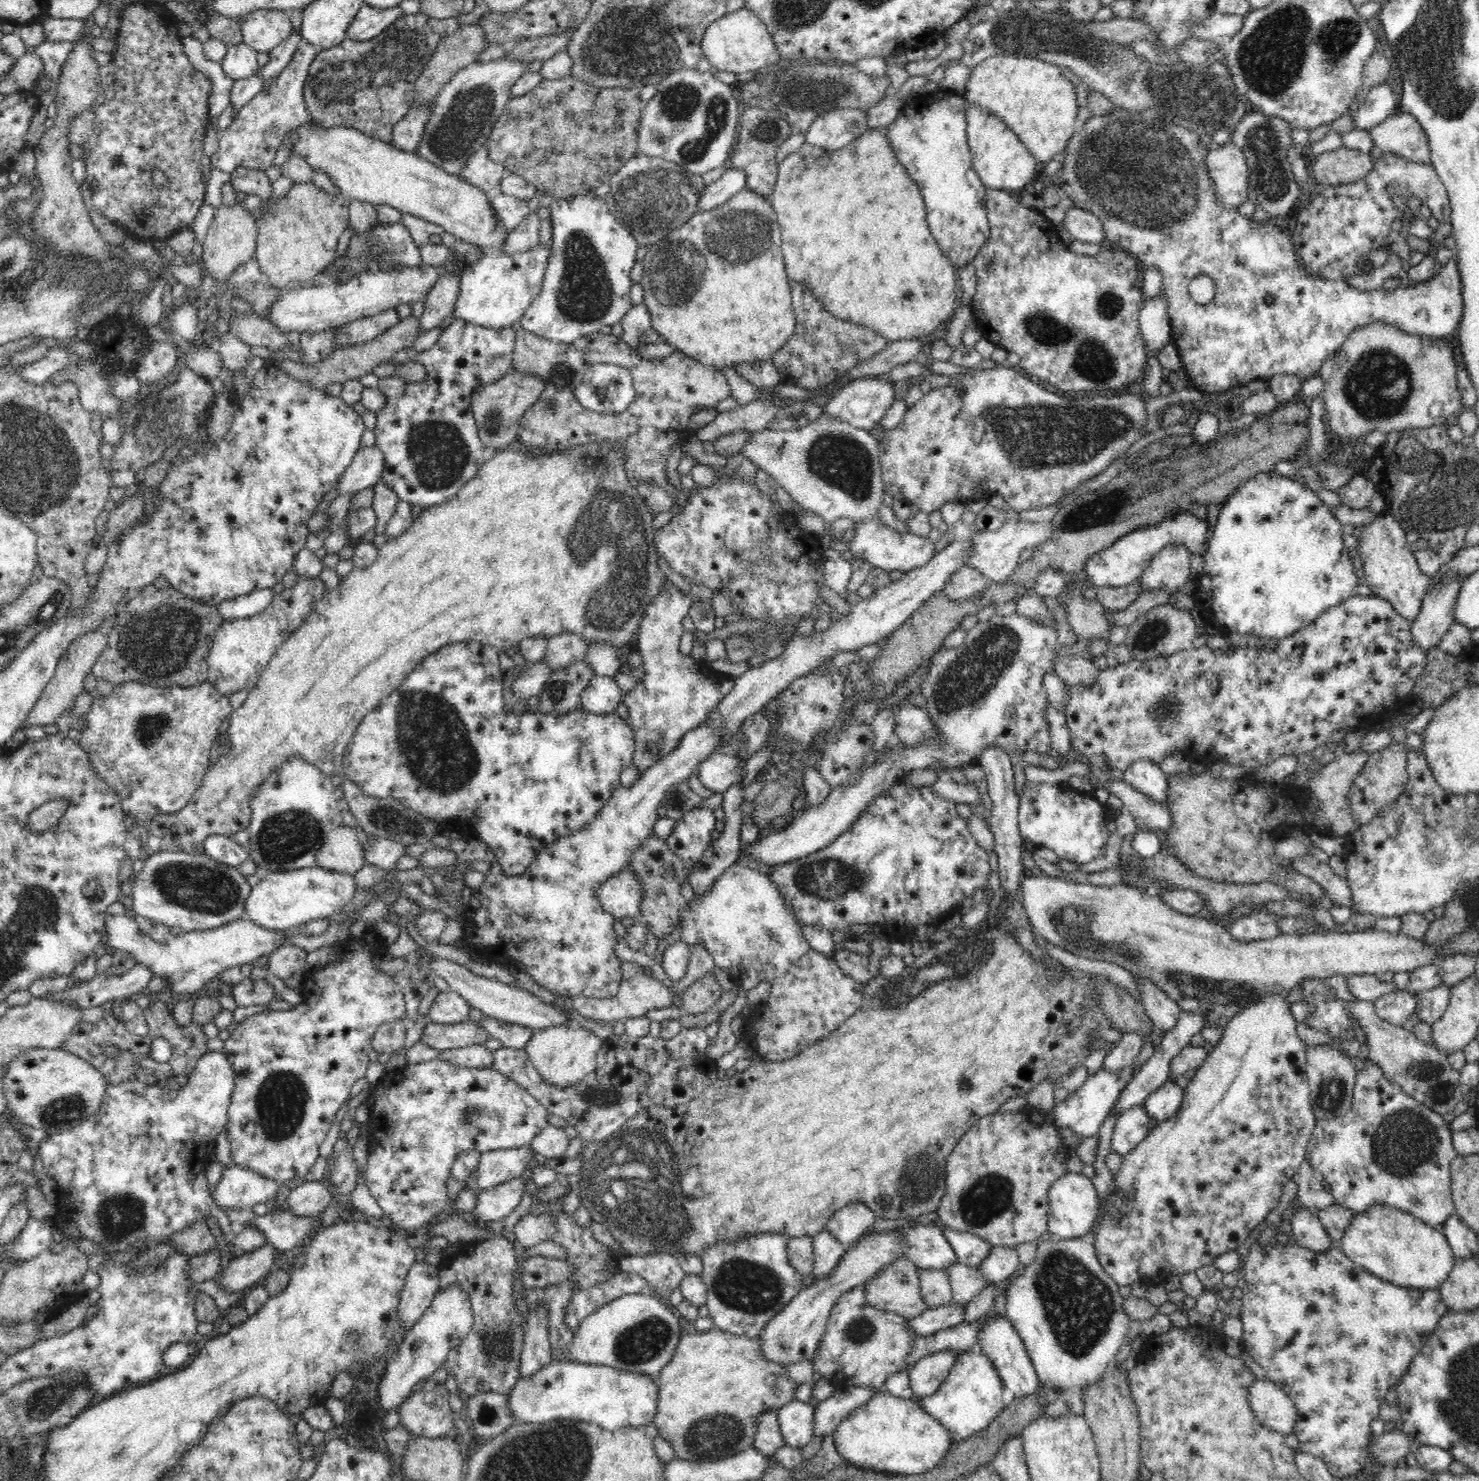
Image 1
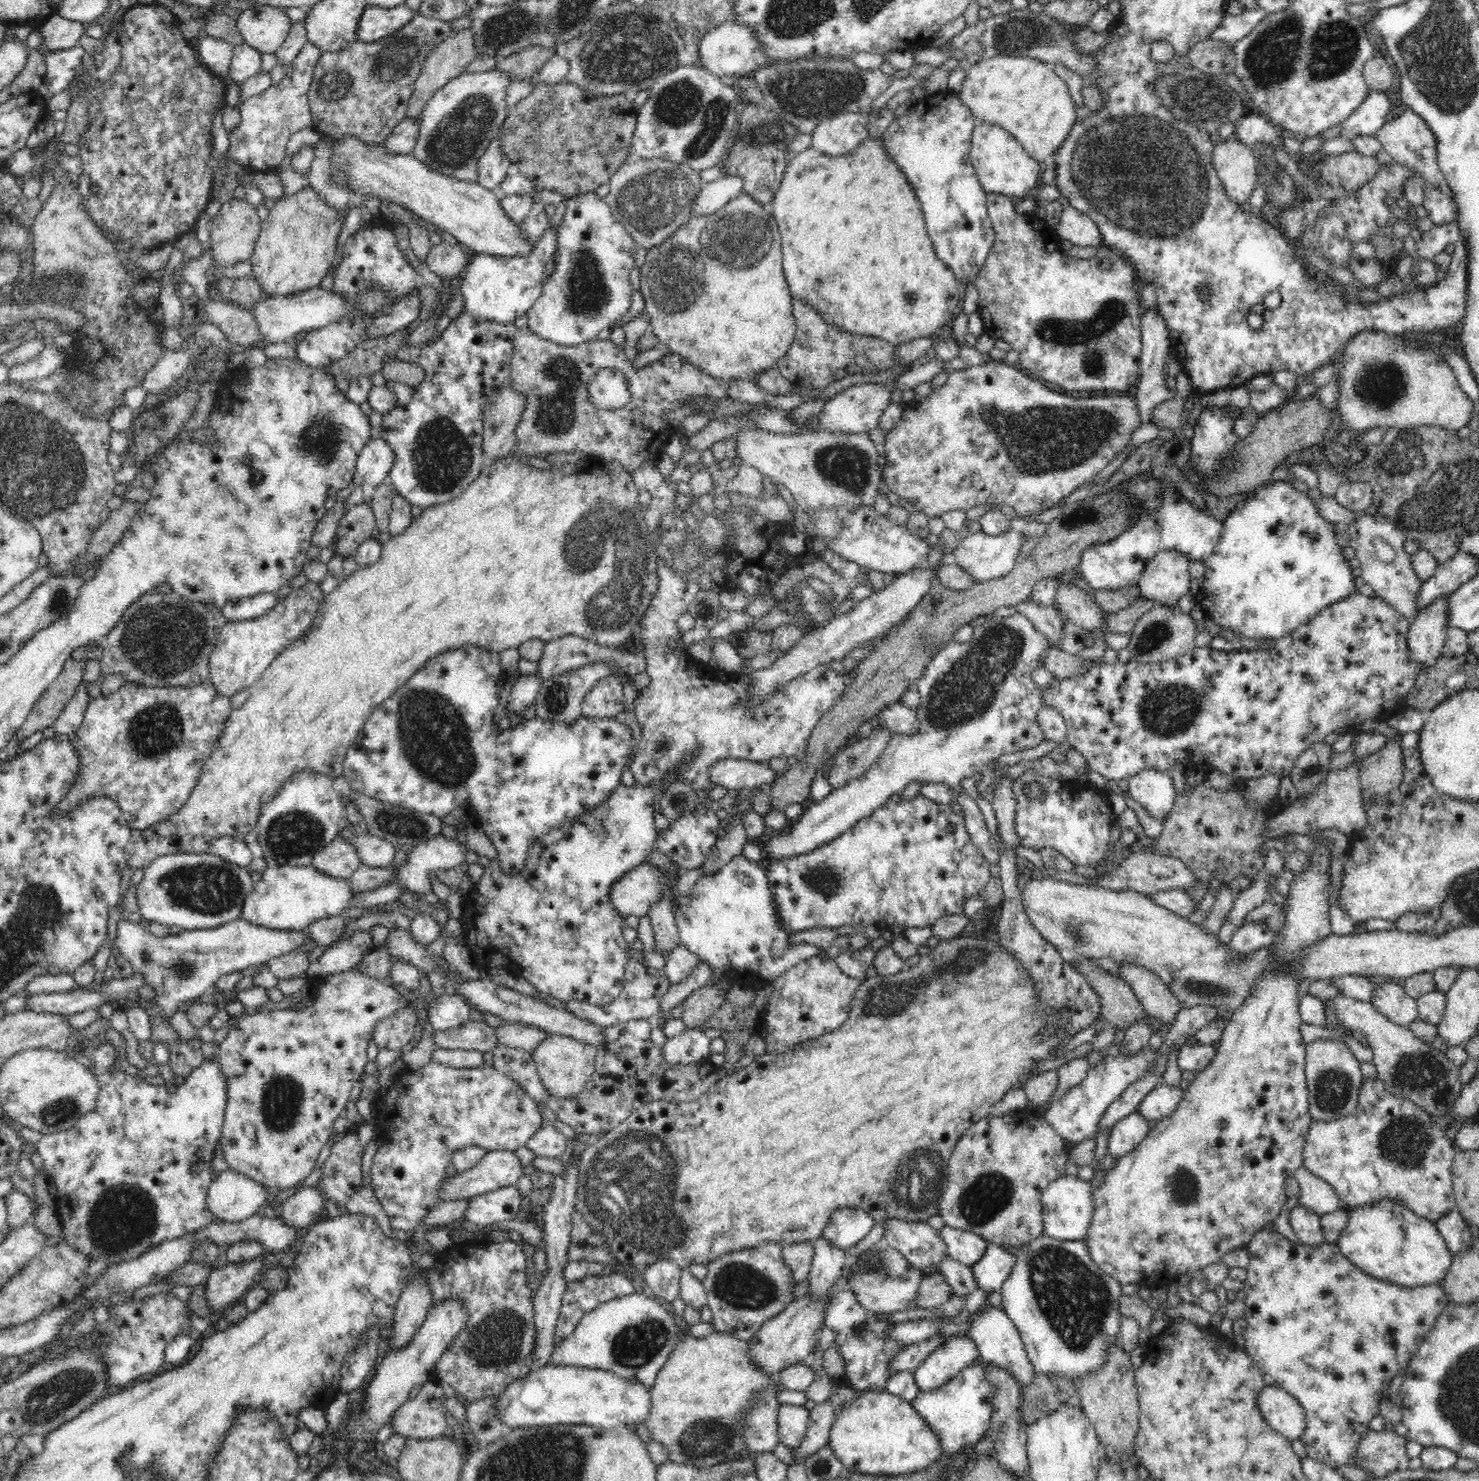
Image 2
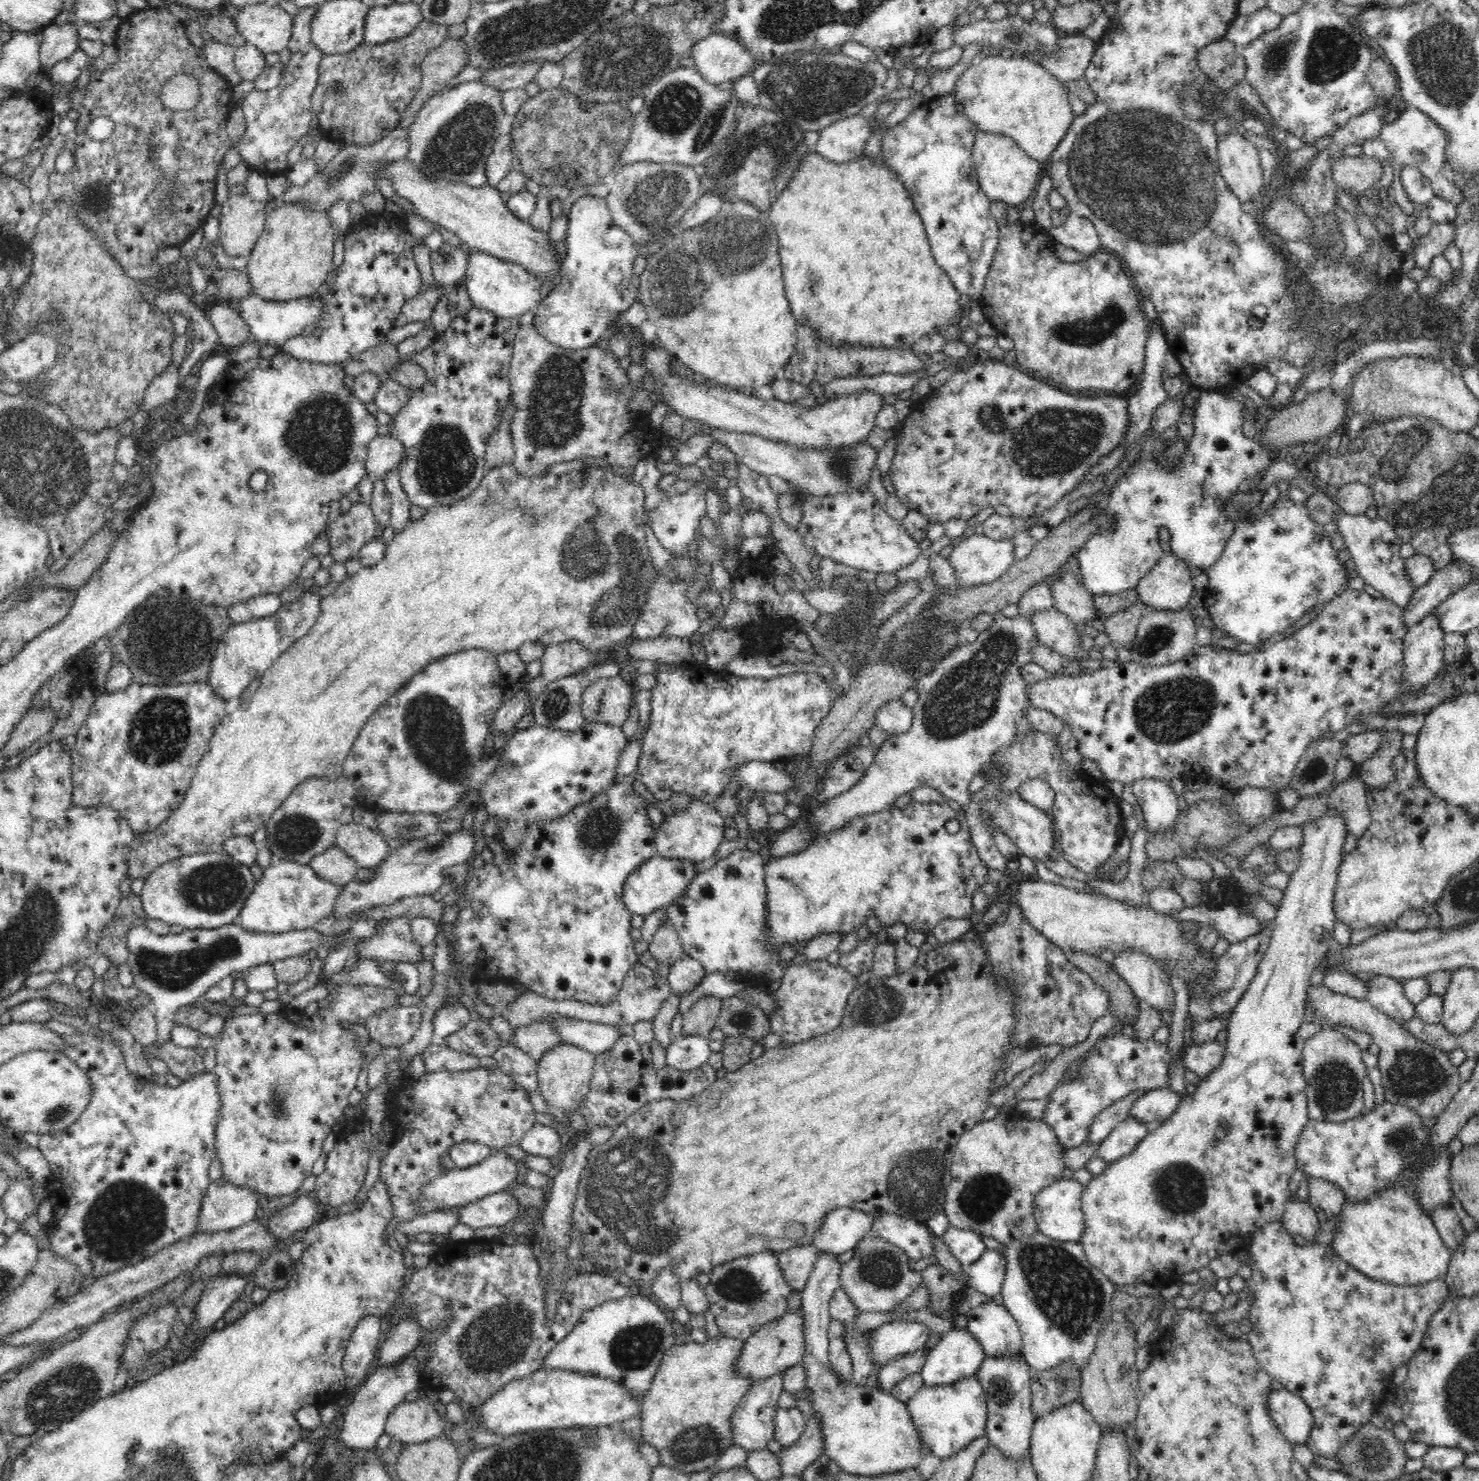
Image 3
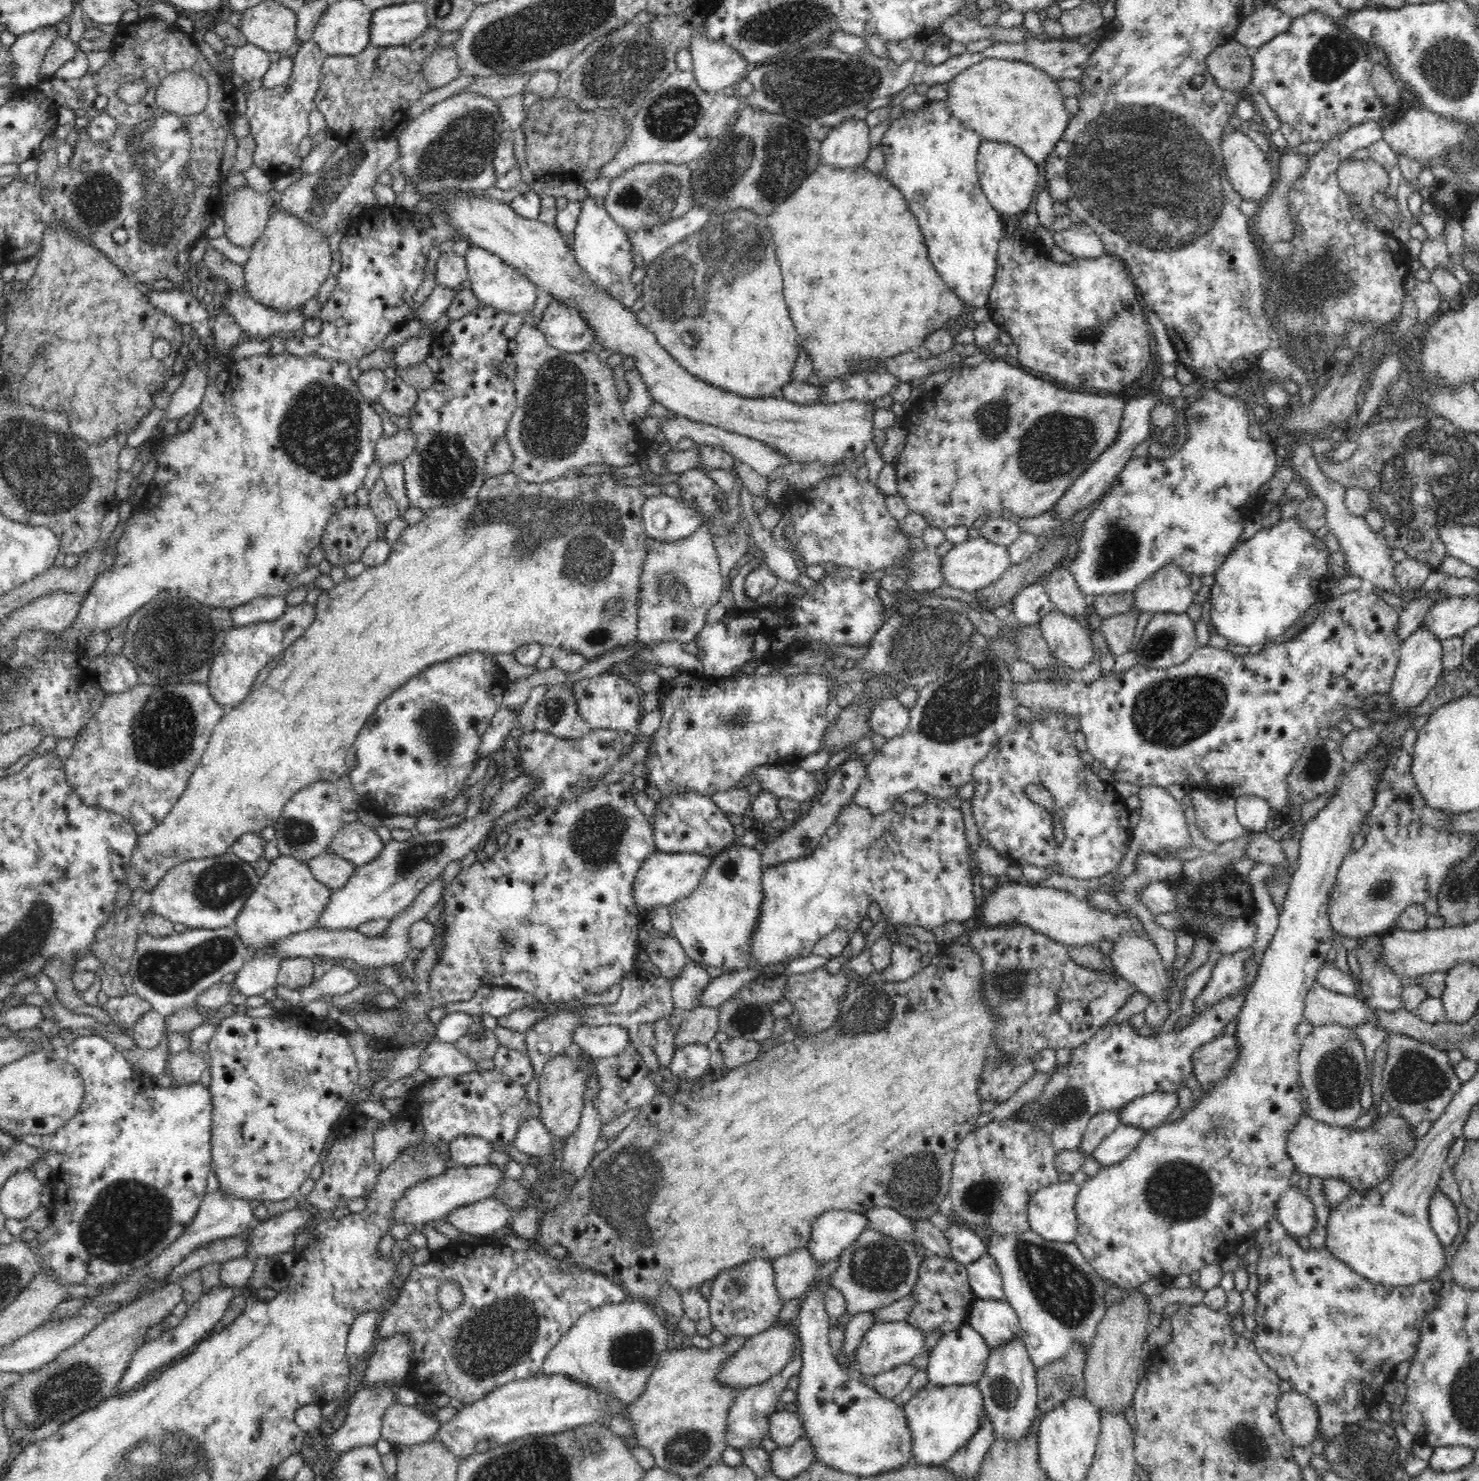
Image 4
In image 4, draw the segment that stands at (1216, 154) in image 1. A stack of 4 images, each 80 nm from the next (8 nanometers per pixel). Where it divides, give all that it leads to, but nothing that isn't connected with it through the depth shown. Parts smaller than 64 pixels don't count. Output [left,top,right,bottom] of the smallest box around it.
[1221,129,1276,204]

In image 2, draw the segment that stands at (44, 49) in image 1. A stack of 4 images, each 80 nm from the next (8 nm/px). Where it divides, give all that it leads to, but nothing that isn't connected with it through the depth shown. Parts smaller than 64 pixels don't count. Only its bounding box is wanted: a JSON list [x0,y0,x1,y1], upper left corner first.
[37,44,84,98]

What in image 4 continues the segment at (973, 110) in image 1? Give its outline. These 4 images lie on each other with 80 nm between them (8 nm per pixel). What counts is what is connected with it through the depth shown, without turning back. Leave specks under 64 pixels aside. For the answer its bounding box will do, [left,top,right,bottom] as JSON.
[976,139,1038,218]

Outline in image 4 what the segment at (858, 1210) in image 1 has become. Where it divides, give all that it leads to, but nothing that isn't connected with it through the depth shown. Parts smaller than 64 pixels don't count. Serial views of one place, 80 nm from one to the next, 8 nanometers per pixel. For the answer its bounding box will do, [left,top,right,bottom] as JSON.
[807,1209,867,1264]

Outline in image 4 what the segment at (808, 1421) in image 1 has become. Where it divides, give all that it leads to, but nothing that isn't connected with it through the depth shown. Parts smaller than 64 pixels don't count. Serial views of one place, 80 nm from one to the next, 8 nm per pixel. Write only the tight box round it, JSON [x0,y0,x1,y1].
[768,1411,804,1447]

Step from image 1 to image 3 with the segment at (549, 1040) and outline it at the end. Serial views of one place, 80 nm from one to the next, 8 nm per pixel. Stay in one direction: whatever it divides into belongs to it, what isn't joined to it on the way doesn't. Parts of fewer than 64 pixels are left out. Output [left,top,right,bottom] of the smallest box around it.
[537,1043,595,1128]

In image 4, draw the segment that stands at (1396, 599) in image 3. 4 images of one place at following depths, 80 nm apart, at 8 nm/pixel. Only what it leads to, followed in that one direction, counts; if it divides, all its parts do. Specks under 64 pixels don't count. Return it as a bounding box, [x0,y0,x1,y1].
[1287,442,1406,596]

